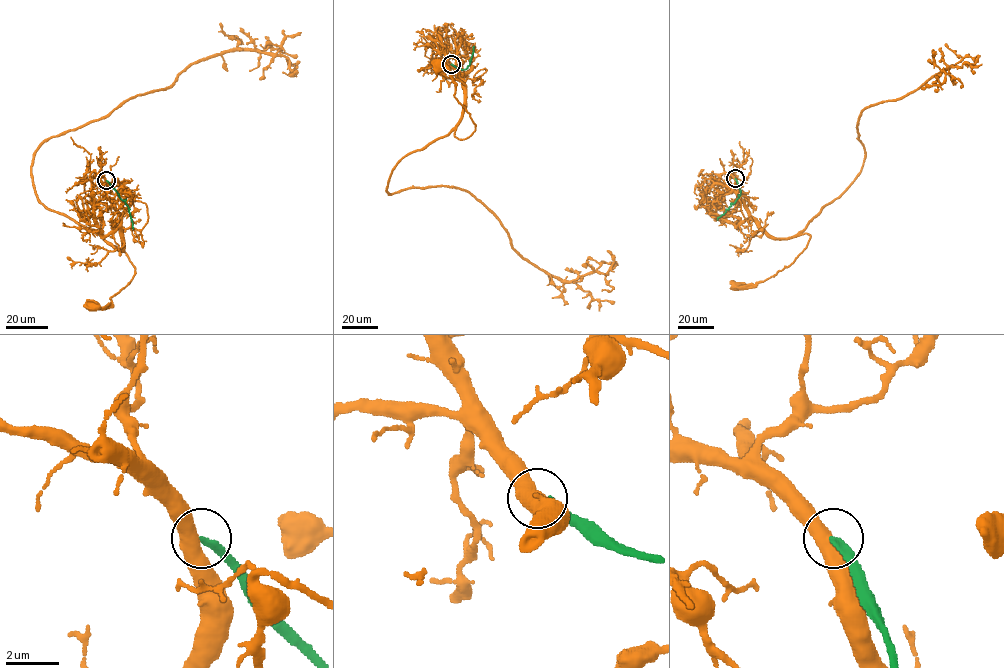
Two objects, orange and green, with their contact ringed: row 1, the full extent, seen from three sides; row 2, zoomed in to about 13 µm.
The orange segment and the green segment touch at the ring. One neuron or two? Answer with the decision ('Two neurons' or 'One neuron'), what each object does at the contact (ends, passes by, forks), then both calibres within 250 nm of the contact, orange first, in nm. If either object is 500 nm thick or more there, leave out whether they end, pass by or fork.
Two neurons. Thickness 500 nm (orange) against 280 nm

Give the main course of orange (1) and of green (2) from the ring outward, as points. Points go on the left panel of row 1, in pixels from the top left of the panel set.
1: (106, 180), (105, 195), (122, 226), (122, 247), (111, 245), (125, 254), (135, 275), (111, 305), (92, 306)
2: (106, 180), (128, 208), (133, 228)

